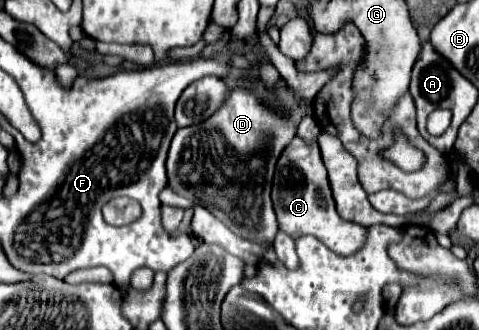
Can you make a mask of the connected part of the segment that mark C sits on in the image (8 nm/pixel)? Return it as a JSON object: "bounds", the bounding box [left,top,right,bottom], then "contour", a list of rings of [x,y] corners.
{"bounds":[272,135,366,257],"contour":[[[298,135],[290,141],[278,159],[272,185],[272,201],[278,217],[278,229],[282,229],[292,239],[298,239],[300,235],[314,235],[326,247],[344,257],[354,253],[356,247],[360,249],[366,239],[366,227],[344,221],[338,215],[318,145],[304,143]]]}

